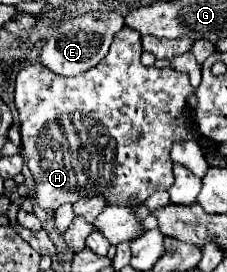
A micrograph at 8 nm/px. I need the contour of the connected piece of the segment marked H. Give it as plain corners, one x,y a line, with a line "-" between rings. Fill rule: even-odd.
124,27
118,35
116,41
112,43
112,49
108,53
108,57
96,65
96,69
90,69
88,73
80,73
76,77
60,77
56,73
52,73
48,67
36,63
30,67
24,67
18,77
16,77
16,109
20,115
20,135
22,135
22,153
26,157
26,165
32,171
32,177
36,181
36,203
42,209
56,209
62,203
76,203
78,199
88,199
88,197
96,197
102,195
106,199
108,205
128,205
128,207
136,207
140,203
144,203
146,197
150,197
156,191
168,191
172,181
174,181
174,171
172,171
172,159
170,159
170,149
176,141
188,141
188,139
200,139
200,133
196,129
196,125
192,123
192,115
188,113
188,97
194,93
188,75
180,73
172,67
168,69
156,69
156,67
144,67
140,63
140,55
142,55
142,37
140,33
136,33
134,29

